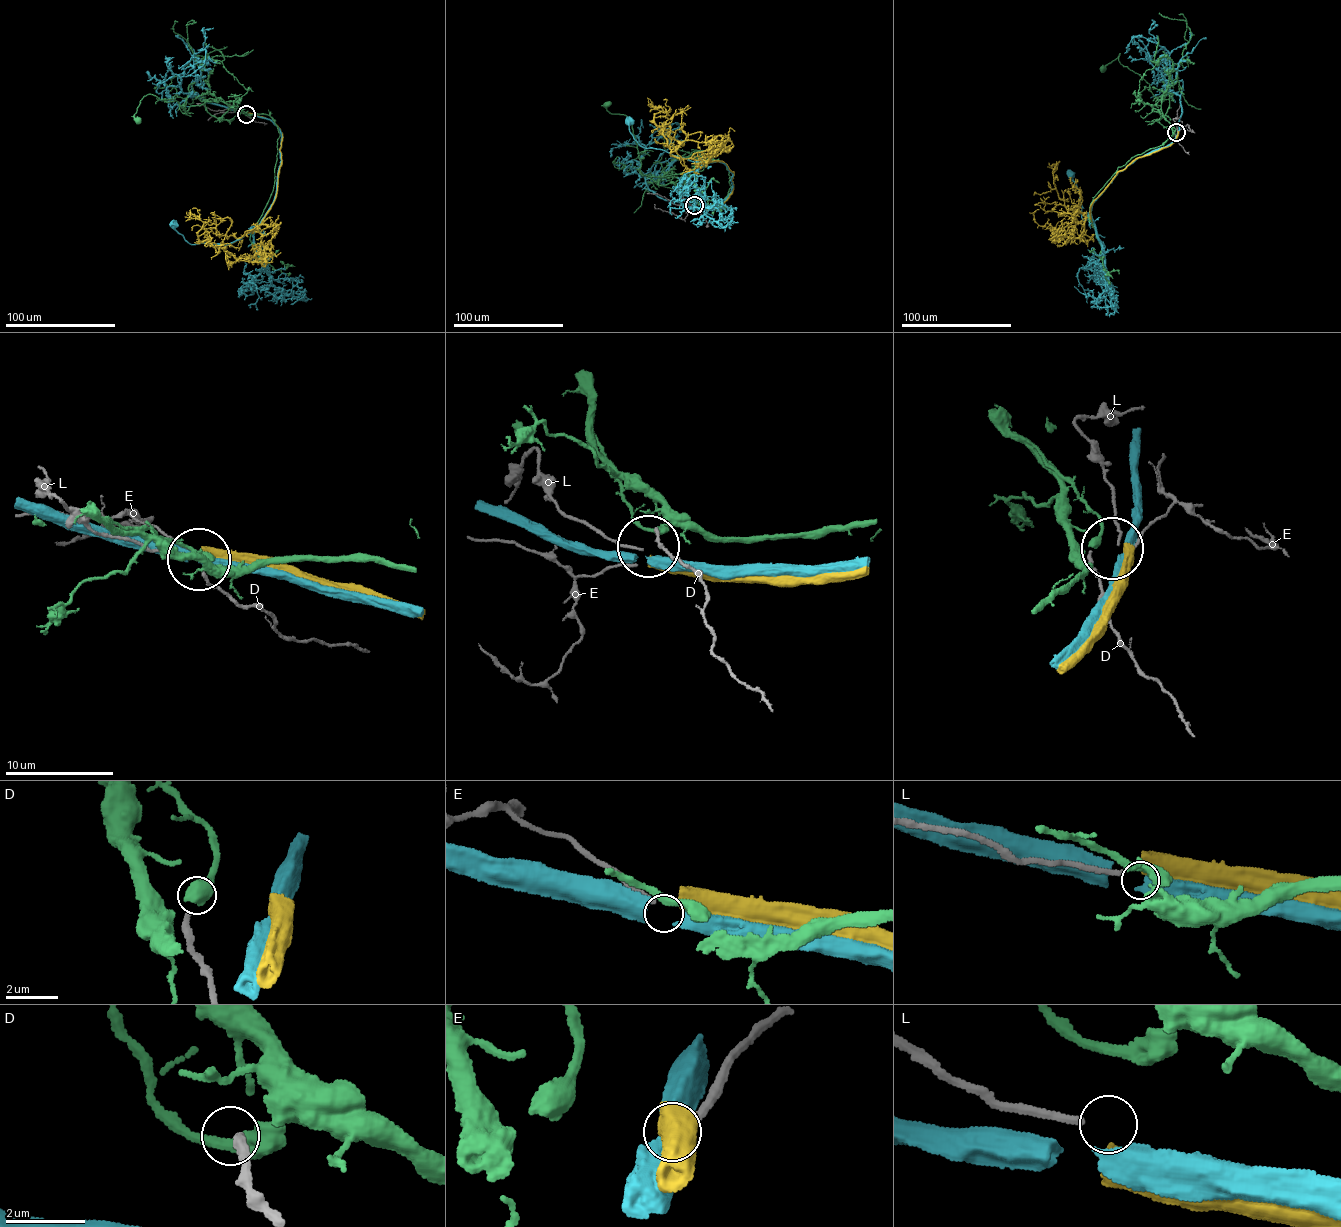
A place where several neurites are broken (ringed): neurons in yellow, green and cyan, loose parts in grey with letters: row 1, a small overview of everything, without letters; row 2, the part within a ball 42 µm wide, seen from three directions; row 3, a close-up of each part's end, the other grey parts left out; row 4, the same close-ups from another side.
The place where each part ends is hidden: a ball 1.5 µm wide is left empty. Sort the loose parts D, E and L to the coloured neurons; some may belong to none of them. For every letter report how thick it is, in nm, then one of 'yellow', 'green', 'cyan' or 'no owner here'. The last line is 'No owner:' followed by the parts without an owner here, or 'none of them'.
D: 240 nm thick; green
E: 200 nm thick; no owner here
L: 180 nm thick; no owner here
No owner: E, L

